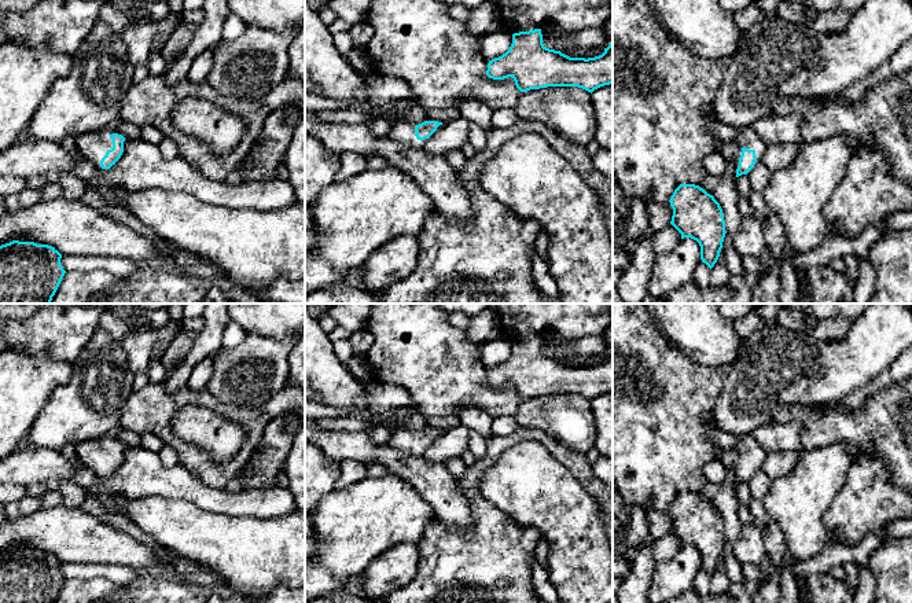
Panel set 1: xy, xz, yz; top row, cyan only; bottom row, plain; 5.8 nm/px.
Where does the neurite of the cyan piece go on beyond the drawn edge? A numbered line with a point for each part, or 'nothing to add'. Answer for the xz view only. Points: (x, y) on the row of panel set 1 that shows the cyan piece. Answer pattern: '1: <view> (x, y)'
1: xz (403, 132)

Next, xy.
1: xy (94, 144)

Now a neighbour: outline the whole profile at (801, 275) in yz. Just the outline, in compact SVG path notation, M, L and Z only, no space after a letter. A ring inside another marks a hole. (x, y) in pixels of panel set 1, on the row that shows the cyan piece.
M806 271L797 272L797 277L798 277L798 282L799 282L798 304L808 304L806 302L806 295L808 295Z

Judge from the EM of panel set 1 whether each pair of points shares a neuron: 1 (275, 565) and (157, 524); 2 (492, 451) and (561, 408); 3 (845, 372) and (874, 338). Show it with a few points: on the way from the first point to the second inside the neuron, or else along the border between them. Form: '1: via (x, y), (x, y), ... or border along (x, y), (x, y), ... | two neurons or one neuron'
1: via (246, 551), (186, 529) | one neuron
2: border along (519, 425), (540, 427), (559, 441) | two neurons
3: via (850, 364), (868, 346) | one neuron

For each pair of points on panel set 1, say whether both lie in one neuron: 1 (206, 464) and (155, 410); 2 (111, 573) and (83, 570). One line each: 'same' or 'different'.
1: same
2: same

